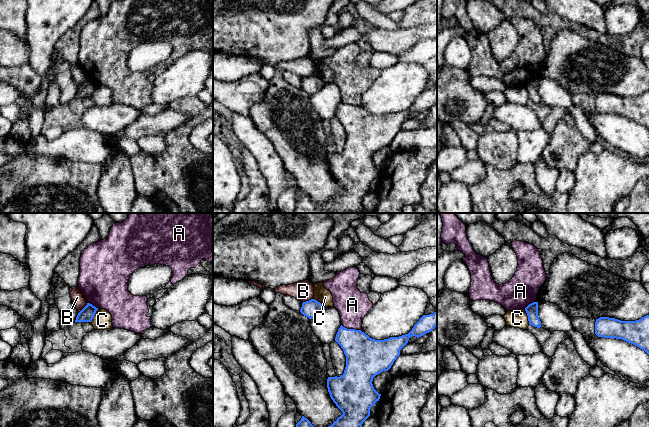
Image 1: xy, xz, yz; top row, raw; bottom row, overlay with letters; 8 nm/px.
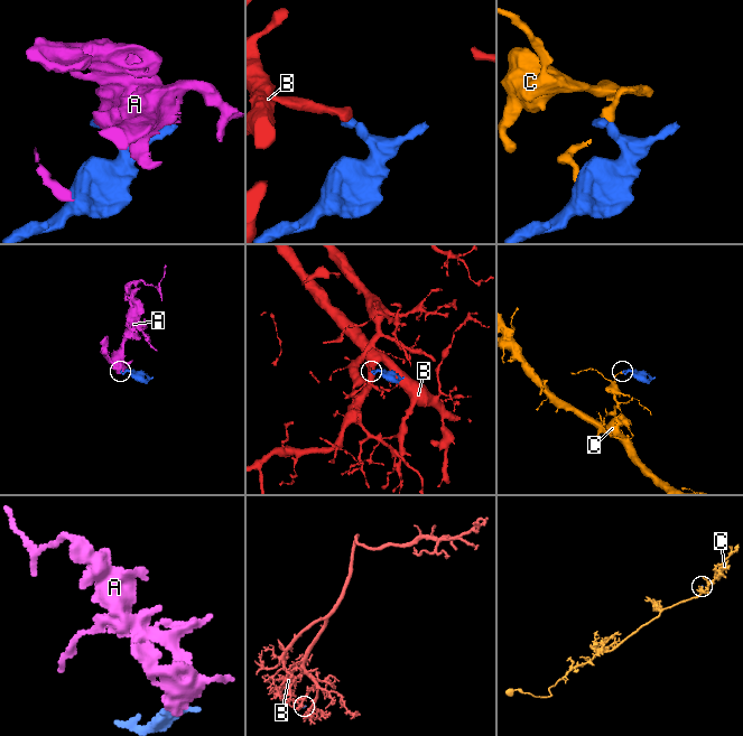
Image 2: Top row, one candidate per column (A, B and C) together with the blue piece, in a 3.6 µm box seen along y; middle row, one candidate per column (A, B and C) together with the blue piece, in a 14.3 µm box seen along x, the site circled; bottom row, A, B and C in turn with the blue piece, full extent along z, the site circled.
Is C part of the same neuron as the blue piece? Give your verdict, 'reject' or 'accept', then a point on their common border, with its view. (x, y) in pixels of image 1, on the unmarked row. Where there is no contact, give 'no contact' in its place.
reject | yz (527, 91)

